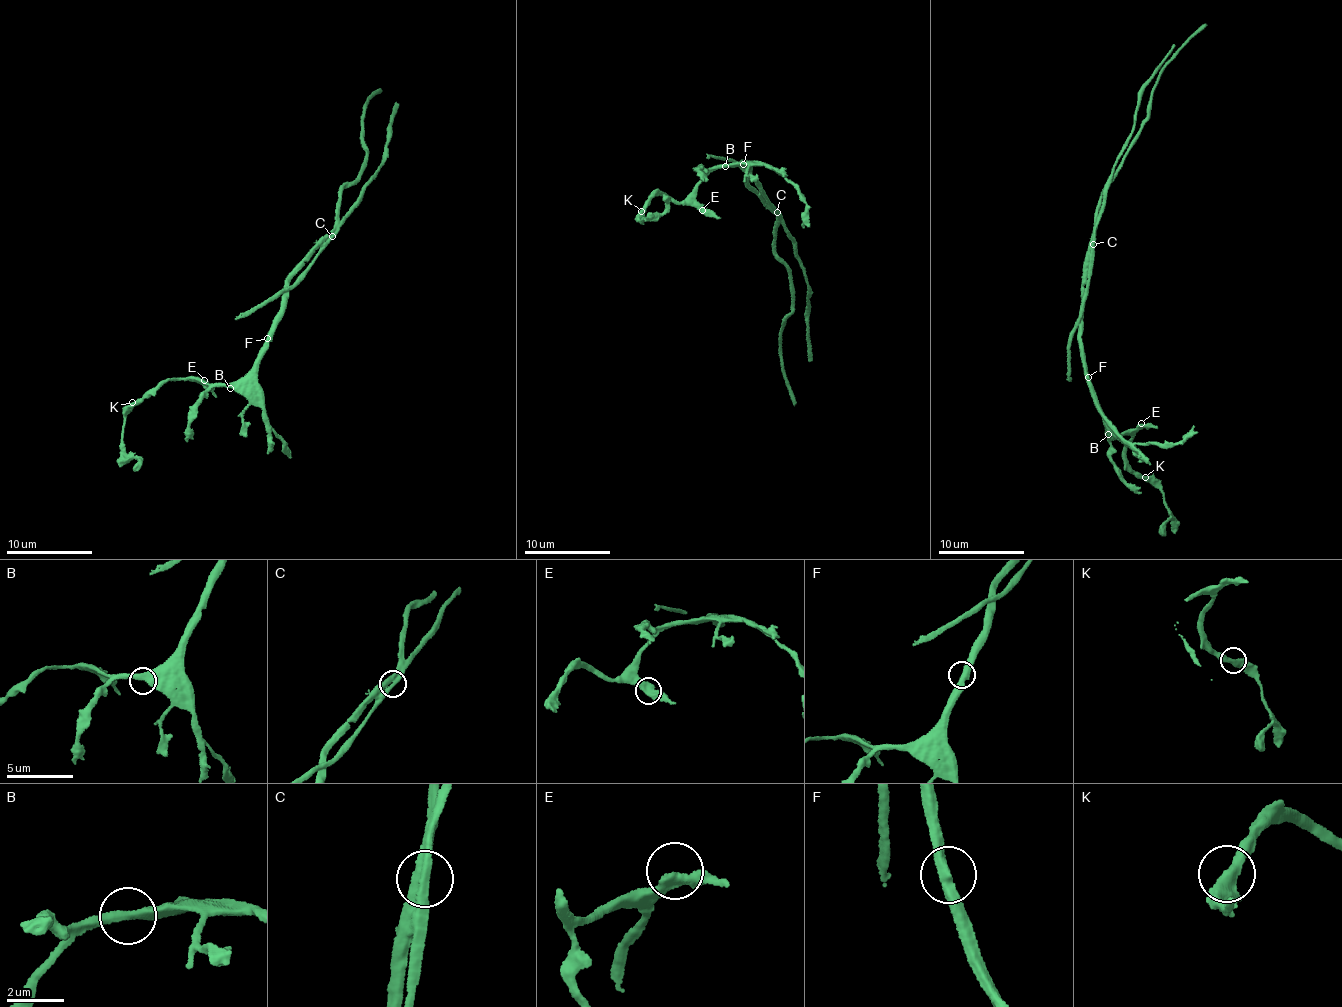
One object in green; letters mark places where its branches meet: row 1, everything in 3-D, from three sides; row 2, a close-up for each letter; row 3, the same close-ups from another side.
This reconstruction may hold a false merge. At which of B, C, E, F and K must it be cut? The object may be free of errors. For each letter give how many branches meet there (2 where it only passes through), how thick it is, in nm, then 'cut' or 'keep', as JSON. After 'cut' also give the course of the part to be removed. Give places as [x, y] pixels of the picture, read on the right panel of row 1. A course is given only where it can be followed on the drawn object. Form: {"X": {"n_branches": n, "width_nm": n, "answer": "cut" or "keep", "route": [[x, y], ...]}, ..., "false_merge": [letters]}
{"B": {"n_branches": 2, "width_nm": 420, "answer": "keep"}, "C": {"n_branches": 2, "width_nm": 420, "answer": "cut", "route": [[1094, 244], [1105, 186], [1133, 129], [1139, 92], [1175, 44]]}, "E": {"n_branches": 2, "width_nm": 420, "answer": "keep"}, "F": {"n_branches": 2, "width_nm": 400, "answer": "keep"}, "K": {"n_branches": 2, "width_nm": 440, "answer": "keep"}, "false_merge": ["C"]}

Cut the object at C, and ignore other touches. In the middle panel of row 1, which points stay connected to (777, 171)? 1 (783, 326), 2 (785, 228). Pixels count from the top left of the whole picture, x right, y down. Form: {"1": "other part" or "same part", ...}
{"1": "same part", "2": "other part"}

